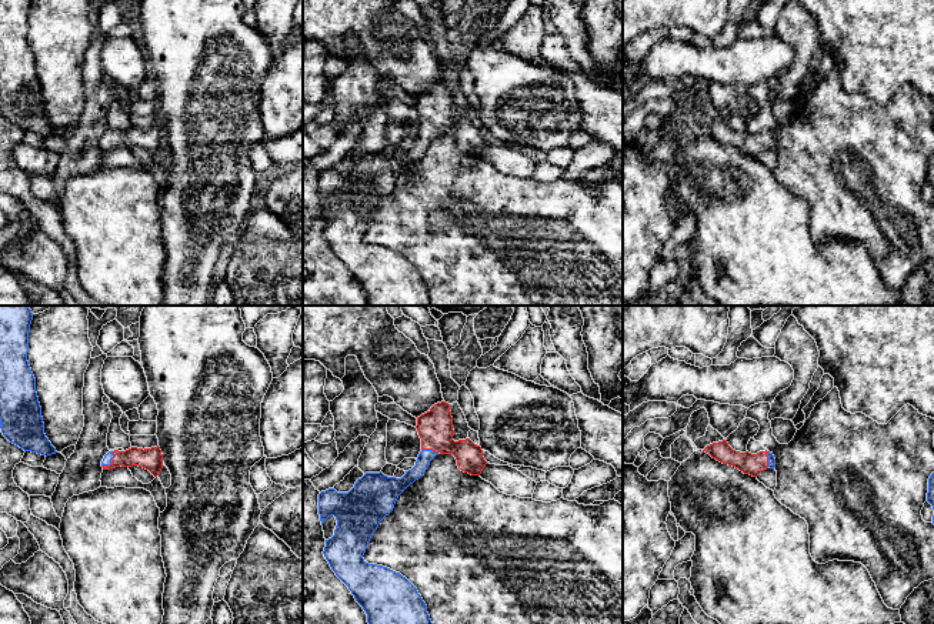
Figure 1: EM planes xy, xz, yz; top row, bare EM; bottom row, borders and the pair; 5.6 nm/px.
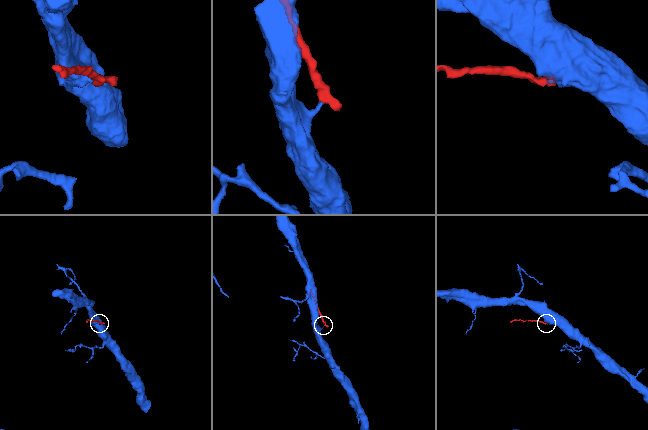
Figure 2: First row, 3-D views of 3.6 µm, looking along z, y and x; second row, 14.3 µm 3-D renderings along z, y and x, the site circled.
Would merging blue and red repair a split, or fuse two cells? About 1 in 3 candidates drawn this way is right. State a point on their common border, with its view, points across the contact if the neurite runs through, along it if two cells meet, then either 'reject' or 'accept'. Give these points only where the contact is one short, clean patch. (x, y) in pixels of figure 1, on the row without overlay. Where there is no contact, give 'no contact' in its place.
contact xy (112, 142); way xy (107, 140), (112, 142), (150, 139); accept

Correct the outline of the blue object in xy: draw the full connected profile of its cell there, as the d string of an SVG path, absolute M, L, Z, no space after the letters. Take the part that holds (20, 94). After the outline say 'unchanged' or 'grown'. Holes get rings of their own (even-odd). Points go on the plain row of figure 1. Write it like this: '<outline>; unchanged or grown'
M0 0L0 109L24 131L56 134L44 114L36 59L27 41L31 0Z; unchanged

